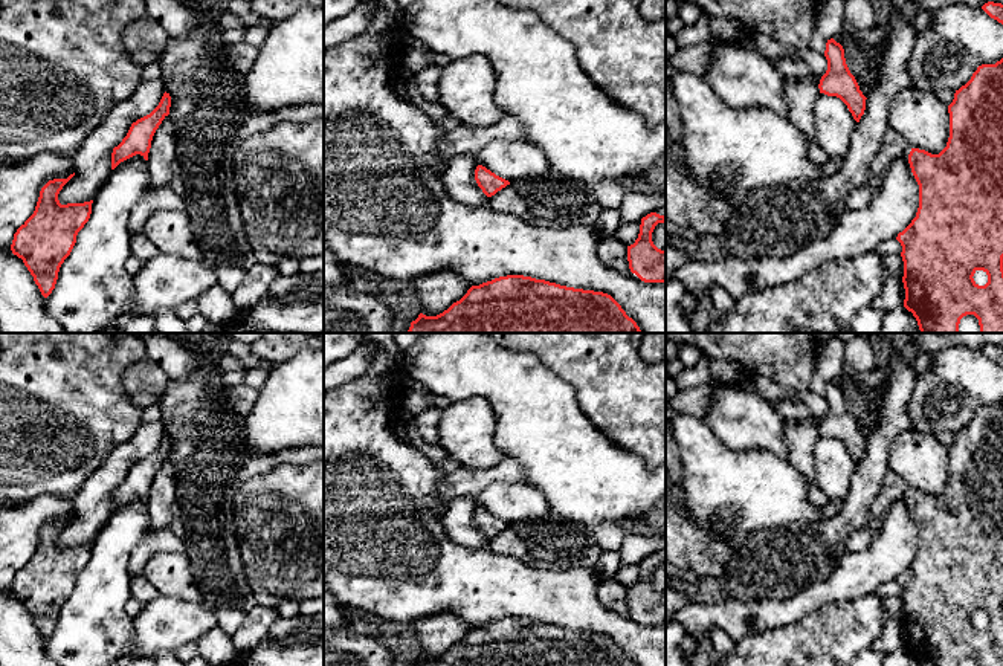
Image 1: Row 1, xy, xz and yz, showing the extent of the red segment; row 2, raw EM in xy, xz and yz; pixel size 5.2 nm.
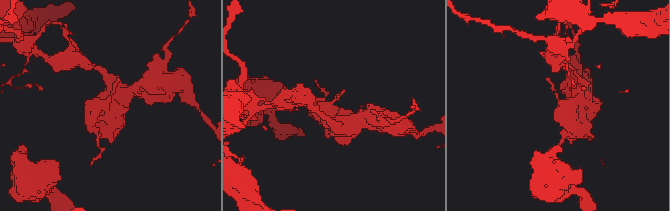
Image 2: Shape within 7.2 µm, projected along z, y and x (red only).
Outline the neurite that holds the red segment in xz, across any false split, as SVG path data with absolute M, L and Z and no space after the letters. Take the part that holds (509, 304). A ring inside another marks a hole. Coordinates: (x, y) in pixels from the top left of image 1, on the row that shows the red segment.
M507 275L479 286L437 316L418 315L408 333L641 333L608 293L560 286L524 275Z

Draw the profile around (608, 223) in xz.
M603 209L595 225L597 237L605 238L614 235L620 225L620 209Z

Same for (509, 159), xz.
M522 137L492 142L475 156L475 160L510 183L540 176L551 168L543 150Z

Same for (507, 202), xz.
M511 183L489 199L489 208L504 215L521 217L525 214L525 203Z

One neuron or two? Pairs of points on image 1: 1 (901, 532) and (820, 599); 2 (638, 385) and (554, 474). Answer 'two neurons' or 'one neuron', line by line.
1: one neuron
2: two neurons

